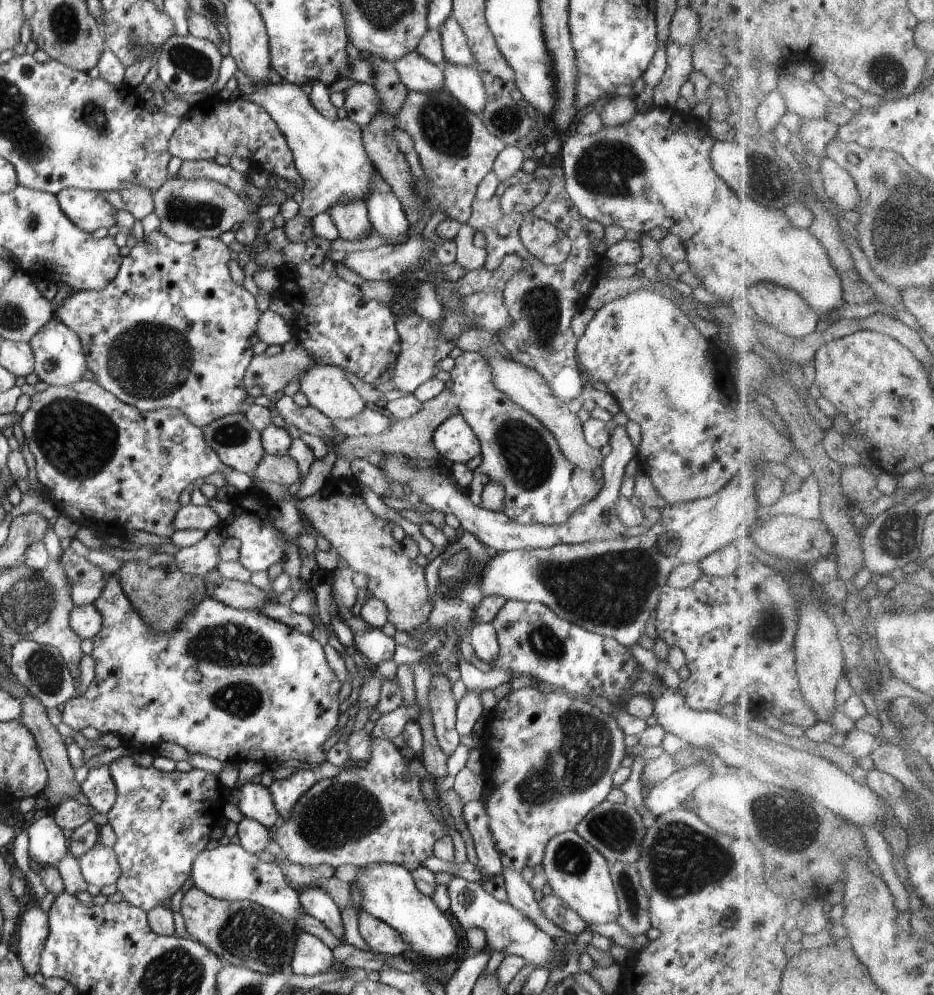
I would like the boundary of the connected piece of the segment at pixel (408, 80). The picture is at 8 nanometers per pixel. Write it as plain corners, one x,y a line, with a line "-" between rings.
410,52
395,62
395,70
400,81
412,92
436,92
444,90
444,78
441,64
432,64
418,52

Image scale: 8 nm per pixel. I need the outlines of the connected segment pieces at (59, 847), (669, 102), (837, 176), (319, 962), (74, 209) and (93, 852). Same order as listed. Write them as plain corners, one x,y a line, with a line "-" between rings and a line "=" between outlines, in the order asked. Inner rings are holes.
51,811
36,820
26,832
30,837
29,858
38,864
56,868
66,852
69,852
68,840
54,821
=
670,41
666,48
668,67
658,86
654,88
653,106
675,110
675,104
680,96
680,89
689,80
692,67
692,54
688,46
680,46
=
831,157
823,159
820,171
827,195
841,210
858,210
862,194
854,176
=
302,928
296,929
296,946
292,956
291,970
297,975
316,975
327,973
339,967
333,951
316,936
=
64,188
56,195
60,209
78,228
93,234
99,228
116,225
117,211
101,191
=
100,842
86,854
82,854
77,862
87,884
102,888
115,884
120,879
121,869
116,852

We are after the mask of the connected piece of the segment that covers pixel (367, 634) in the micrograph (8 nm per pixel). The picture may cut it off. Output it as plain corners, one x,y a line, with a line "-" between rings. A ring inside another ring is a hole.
368,626
368,630
354,634
355,650
368,658
368,665
375,669
380,662
393,658
395,641
380,628

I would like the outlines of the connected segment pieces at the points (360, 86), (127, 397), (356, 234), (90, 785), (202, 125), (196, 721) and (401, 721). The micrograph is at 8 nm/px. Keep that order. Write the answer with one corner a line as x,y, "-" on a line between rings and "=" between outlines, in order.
356,83
352,88
344,92
344,110
348,113
348,119
361,128
382,110
382,100
378,96
378,90
366,83
=
159,229
150,234
145,233
142,240
138,240
134,248
130,250
130,254
122,259
116,278
106,288
76,292
64,298
54,310
55,317
79,337
84,356
86,356
86,366
96,376
96,383
104,390
114,394
121,402
138,408
140,412
170,408
170,410
178,410
186,414
192,424
204,428
224,416
242,414
239,409
248,396
243,379
253,356
250,339
256,332
256,326
262,314
256,304
256,298
246,288
232,280
228,268
231,258
232,250
219,238
204,237
197,242
176,243
162,234
=
352,200
346,204
336,204
328,210
339,237
348,240
362,240
373,235
371,219
368,217
366,202
=
108,765
96,766
89,770
88,778
79,785
84,796
90,803
89,806
96,813
108,813
116,801
116,786
=
212,95
203,101
191,105
192,109
182,117
180,126
170,136
168,142
170,158
179,158
181,162
213,160
220,154
228,156
229,159
232,156
238,156
238,158
250,161
252,168
255,170
268,172
268,175
276,174
276,176
280,176
282,186
292,185
301,189
302,179
294,166
294,158
287,141
280,133
280,130
278,130
278,126
274,123
270,114
262,106
255,104
253,101
244,100
242,96
230,102
221,99
218,95
=
115,575
106,576
104,590
92,604
96,606
96,610
102,616
102,630
94,636
94,648
91,653
92,658
96,661
95,676
84,694
79,694
66,702
64,710
61,712
64,724
75,731
91,726
98,730
100,734
112,733
117,735
122,741
121,744
132,752
152,751
163,742
170,742
180,745
190,754
203,754
229,764
232,762
241,764
254,760
265,766
271,766
276,762
282,764
288,760
298,760
298,762
306,762
310,766
319,766
326,762
327,751
323,747
330,738
332,730
338,725
341,715
338,695
343,683
332,672
330,664
326,661
323,647
315,636
310,637
308,634
301,634
296,628
277,622
256,610
234,609
208,596
204,596
204,600
196,604
192,614
188,614
176,630
156,632
132,608
132,602
124,594
124,590
120,587
120,582
=
417,701
409,706
404,704
393,712
380,716
374,724
371,736
376,739
389,739
392,741
404,732
404,726
408,722
417,721
419,716
420,709

